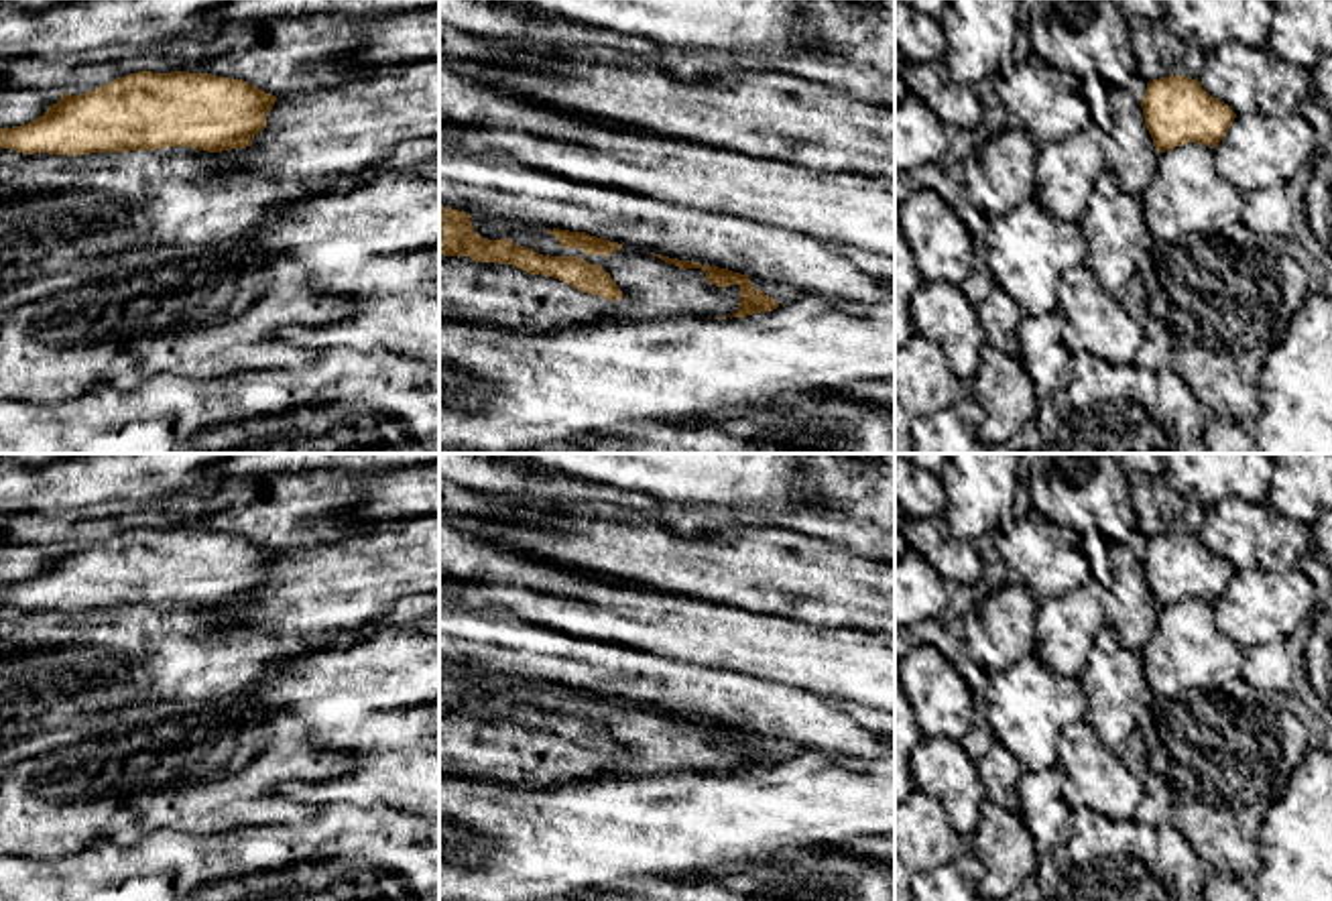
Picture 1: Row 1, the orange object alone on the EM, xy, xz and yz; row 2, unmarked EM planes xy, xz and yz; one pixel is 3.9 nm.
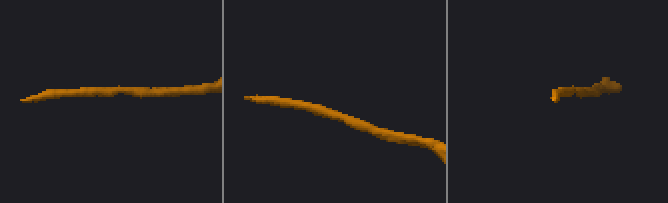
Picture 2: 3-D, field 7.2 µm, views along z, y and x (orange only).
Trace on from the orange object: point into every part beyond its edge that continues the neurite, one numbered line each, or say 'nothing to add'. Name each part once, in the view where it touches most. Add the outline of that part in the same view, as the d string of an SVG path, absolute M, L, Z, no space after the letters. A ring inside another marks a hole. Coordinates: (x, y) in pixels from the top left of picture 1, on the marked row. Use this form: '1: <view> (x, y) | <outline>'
nothing to add

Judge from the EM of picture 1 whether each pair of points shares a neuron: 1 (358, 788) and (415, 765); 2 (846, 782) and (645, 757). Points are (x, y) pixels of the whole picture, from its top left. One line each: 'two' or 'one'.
1: one
2: two

